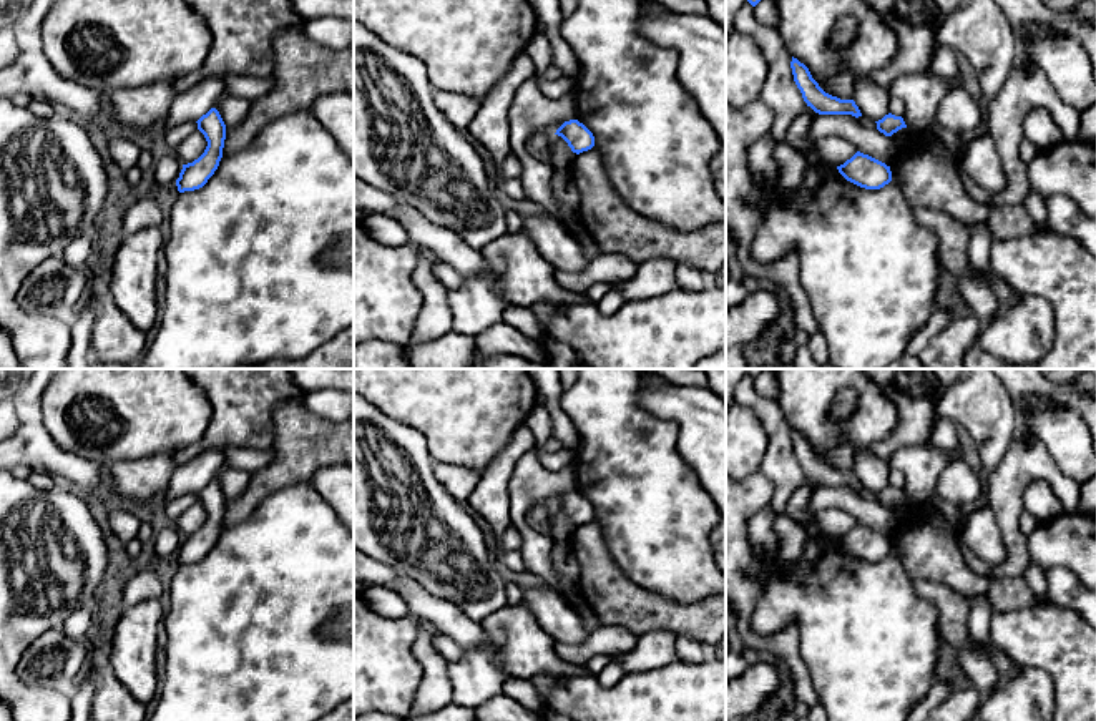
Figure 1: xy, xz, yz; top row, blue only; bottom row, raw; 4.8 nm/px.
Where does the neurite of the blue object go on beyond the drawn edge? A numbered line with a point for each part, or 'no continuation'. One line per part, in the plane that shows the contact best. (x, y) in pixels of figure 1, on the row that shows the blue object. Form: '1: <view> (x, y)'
no continuation

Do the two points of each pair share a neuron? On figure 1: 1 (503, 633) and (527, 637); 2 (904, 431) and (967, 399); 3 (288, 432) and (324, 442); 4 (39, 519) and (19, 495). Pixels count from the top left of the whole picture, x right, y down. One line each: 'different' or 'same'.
1: same
2: different
3: same
4: same

